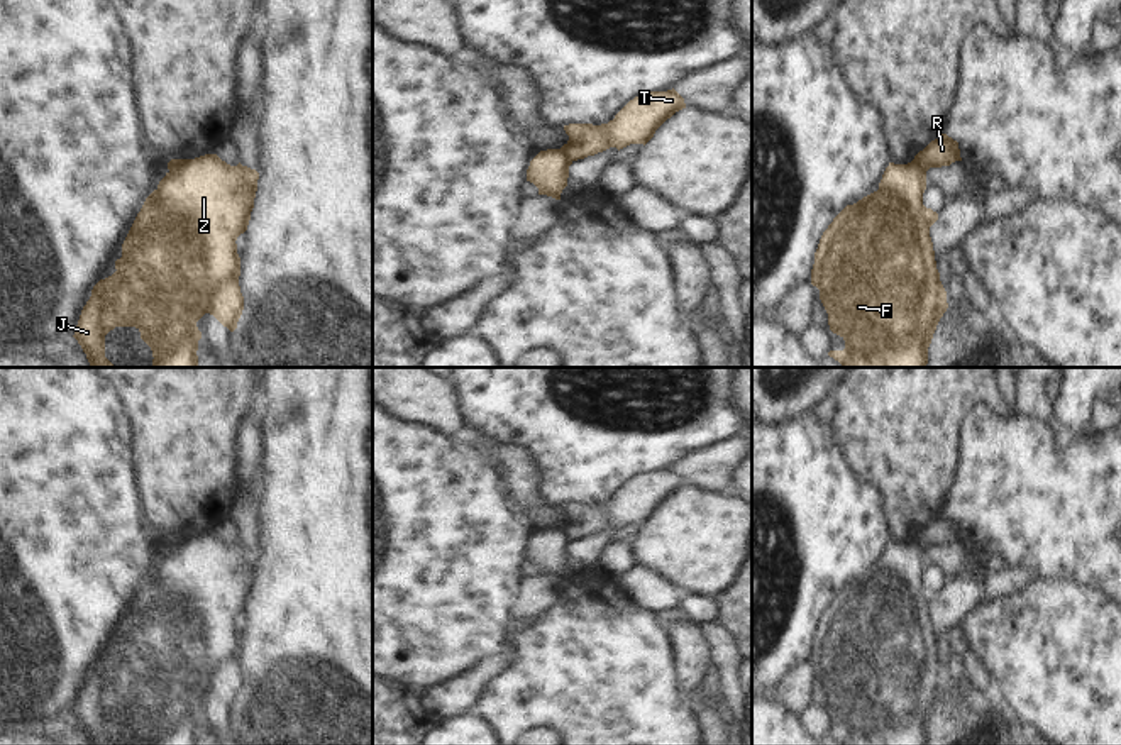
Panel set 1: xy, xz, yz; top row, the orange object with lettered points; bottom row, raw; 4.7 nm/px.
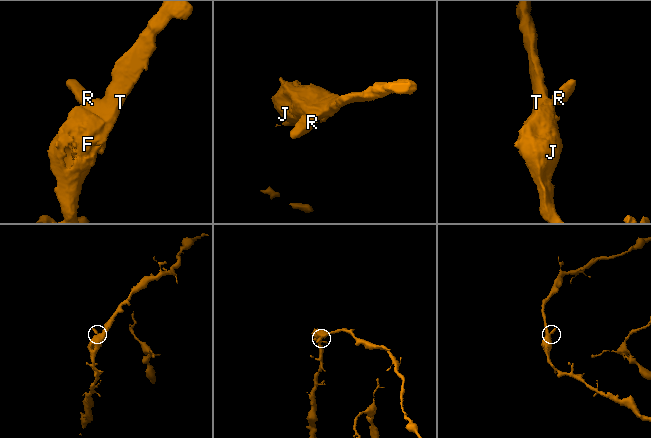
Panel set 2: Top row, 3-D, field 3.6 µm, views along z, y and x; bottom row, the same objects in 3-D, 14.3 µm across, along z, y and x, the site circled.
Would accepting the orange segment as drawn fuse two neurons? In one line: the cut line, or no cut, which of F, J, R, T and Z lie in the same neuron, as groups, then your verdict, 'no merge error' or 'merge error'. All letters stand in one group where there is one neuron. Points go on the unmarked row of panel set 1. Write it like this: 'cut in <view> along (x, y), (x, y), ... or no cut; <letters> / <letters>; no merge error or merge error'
cut in xz along (561, 527), (573, 539); F J T Z / R; merge error

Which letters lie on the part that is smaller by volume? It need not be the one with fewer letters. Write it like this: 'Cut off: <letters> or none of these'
Cut off: R

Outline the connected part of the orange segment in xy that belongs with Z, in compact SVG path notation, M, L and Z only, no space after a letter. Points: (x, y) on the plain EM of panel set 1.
M217 533L188 538L166 552L137 593L122 623L122 637L115 640L117 650L93 665L91 676L81 689L73 716L86 733L90 745L113 745L105 737L105 715L115 706L135 706L141 711L141 718L152 730L152 745L198 745L196 730L202 711L196 701L205 693L213 694L230 711L237 708L244 676L239 665L240 637L235 620L247 610L257 559L256 549L240 542L230 545Z

